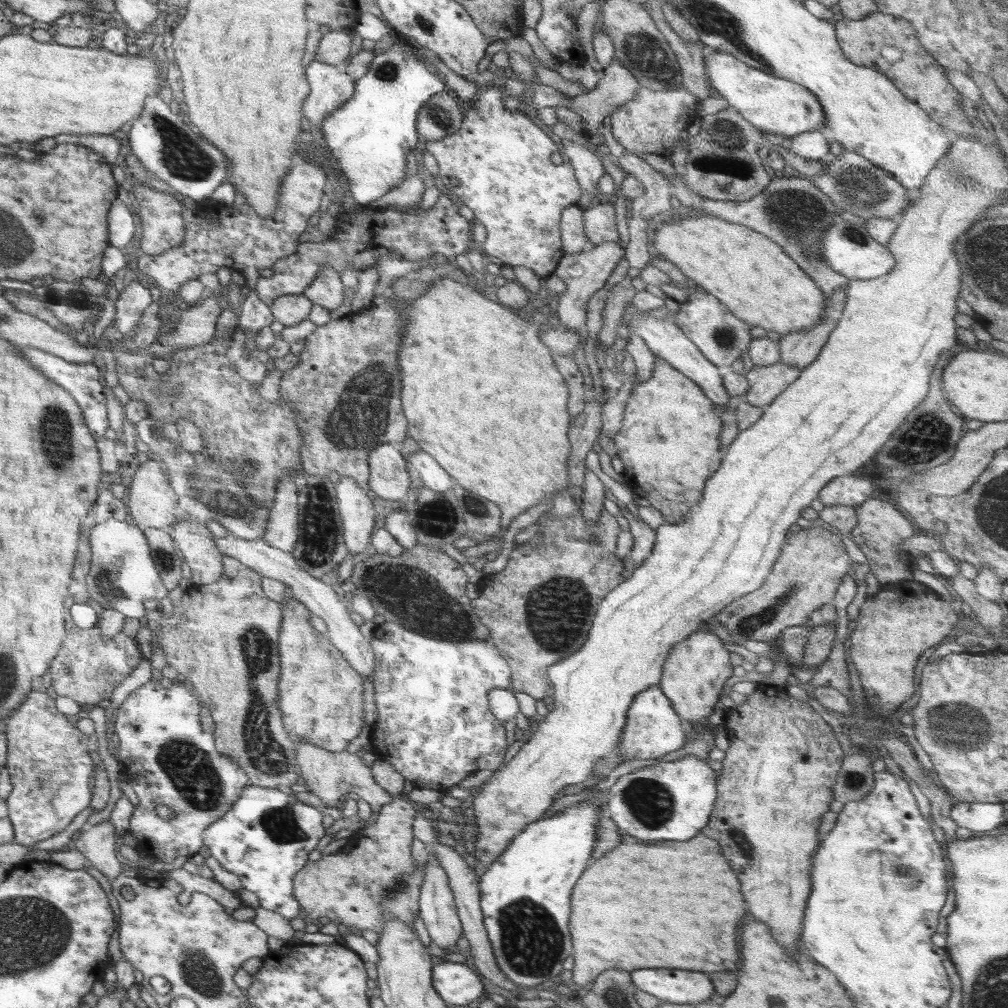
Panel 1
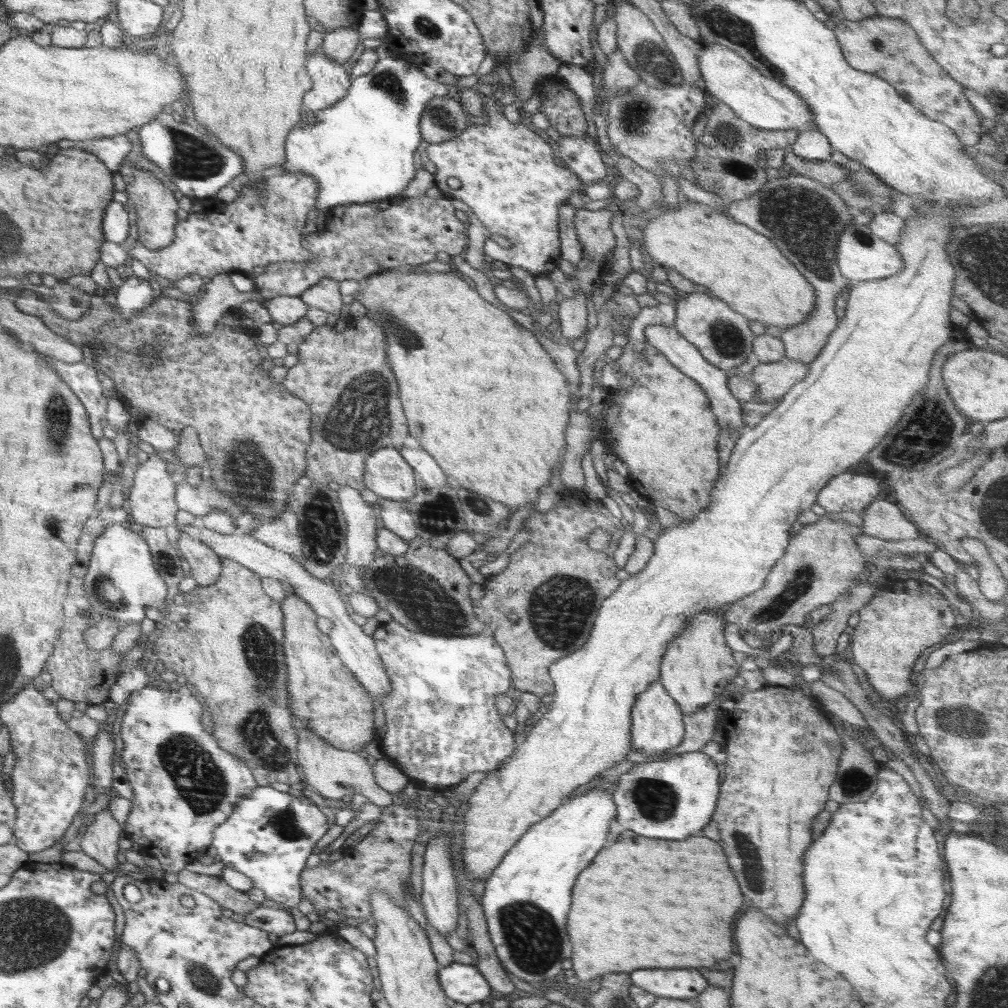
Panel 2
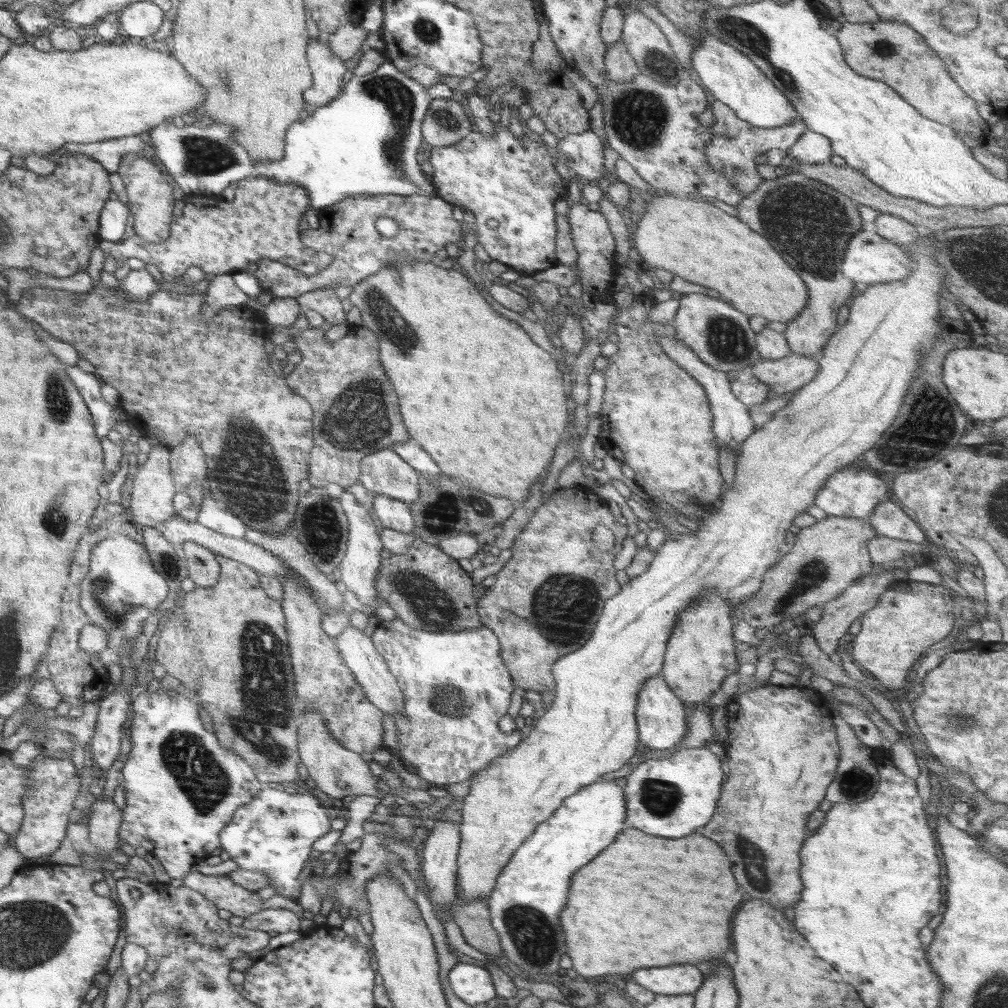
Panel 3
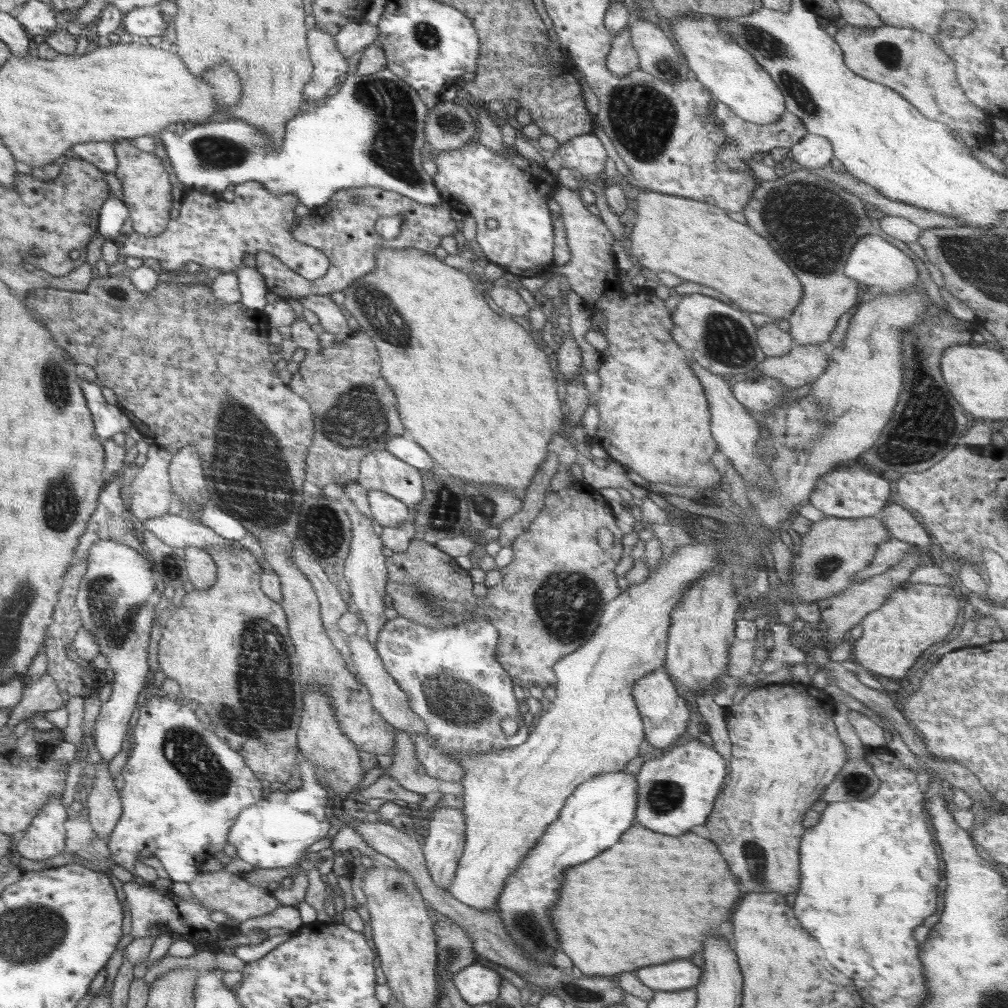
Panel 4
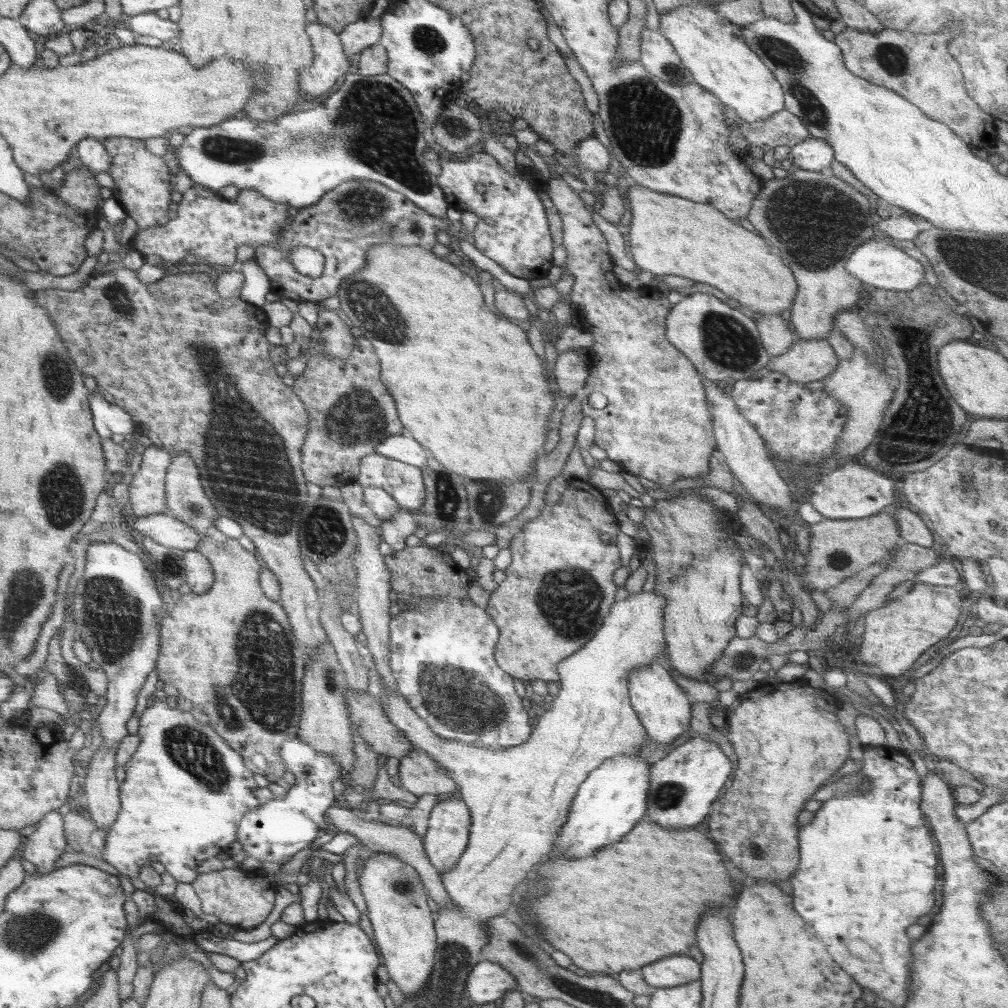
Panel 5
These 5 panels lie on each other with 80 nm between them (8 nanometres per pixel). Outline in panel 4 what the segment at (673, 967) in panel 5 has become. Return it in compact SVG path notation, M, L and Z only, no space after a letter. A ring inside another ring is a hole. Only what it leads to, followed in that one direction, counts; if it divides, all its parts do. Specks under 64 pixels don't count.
M674 960L640 968L635 976L655 991L670 992L696 986L702 978L702 972L691 960Z

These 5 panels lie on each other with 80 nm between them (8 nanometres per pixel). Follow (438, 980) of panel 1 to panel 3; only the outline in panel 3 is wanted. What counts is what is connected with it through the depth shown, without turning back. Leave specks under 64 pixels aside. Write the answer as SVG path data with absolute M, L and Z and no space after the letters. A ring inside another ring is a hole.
M457 963L448 973L448 984L462 1002L472 1007L497 996L488 970L474 964Z

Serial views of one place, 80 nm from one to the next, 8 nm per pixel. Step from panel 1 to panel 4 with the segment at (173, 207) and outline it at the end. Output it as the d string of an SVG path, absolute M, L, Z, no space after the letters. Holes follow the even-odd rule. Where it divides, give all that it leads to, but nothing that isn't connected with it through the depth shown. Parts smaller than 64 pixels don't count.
M114 140L114 152L118 161L113 173L122 183L123 203L128 207L133 229L140 234L156 236L164 233L170 220L172 196L168 174L162 161L153 153L147 153L128 140Z

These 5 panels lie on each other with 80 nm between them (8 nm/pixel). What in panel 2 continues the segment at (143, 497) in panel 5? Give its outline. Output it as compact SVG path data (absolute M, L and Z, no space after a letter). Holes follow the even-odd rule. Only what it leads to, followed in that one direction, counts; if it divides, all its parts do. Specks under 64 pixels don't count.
M164 454L151 455L137 470L134 478L134 486L130 490L128 503L130 504L130 516L134 520L136 528L173 528L174 516L180 510L174 504L174 482L166 470L166 462L162 460Z

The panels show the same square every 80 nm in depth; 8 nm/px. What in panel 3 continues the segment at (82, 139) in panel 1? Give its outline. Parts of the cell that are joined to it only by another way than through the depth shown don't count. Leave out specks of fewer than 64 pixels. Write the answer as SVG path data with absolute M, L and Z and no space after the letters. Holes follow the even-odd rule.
M136 135L111 138L100 142L89 142L88 144L68 142L64 145L64 148L68 152L84 154L96 159L106 170L113 173L118 170L125 154L140 154L143 150L146 150L146 143L142 140L142 136Z

